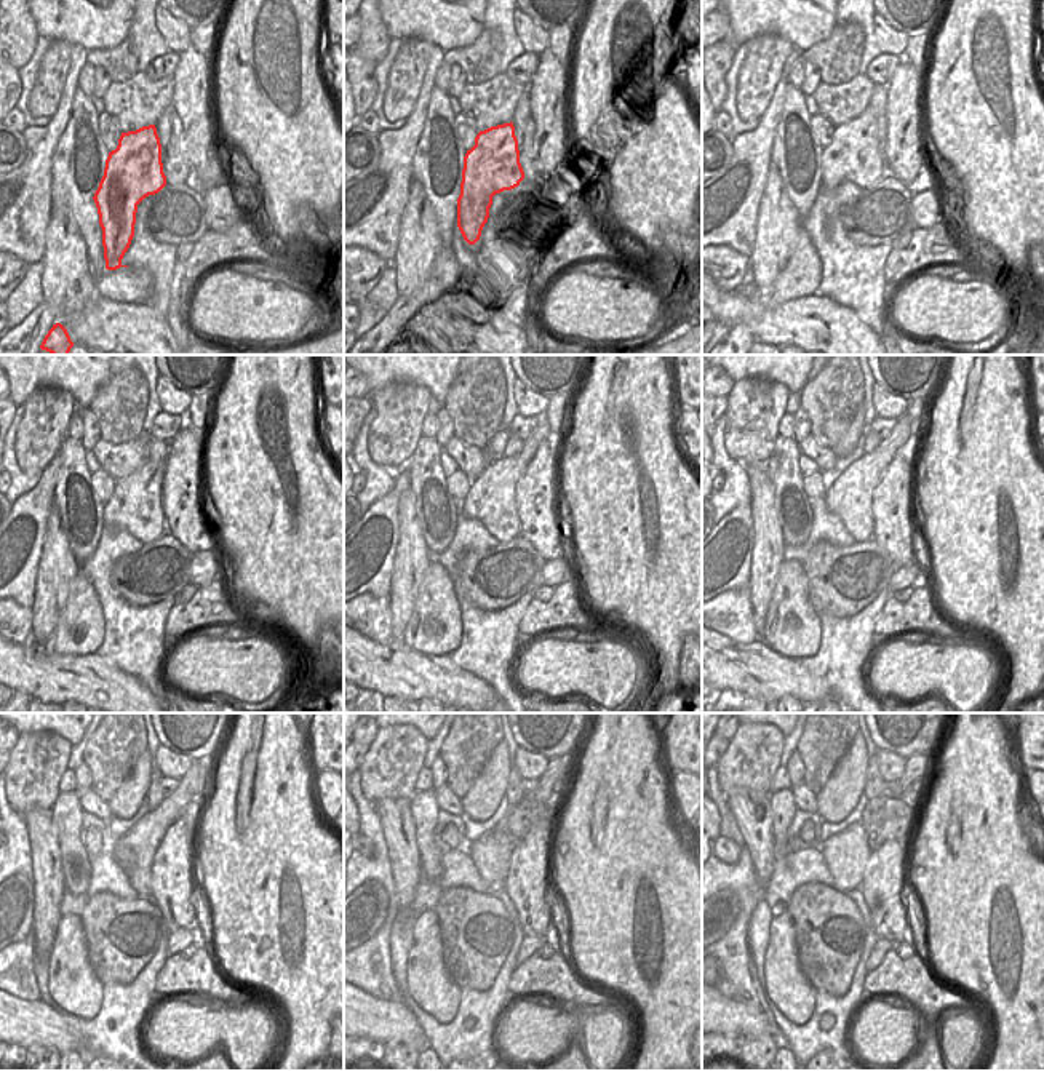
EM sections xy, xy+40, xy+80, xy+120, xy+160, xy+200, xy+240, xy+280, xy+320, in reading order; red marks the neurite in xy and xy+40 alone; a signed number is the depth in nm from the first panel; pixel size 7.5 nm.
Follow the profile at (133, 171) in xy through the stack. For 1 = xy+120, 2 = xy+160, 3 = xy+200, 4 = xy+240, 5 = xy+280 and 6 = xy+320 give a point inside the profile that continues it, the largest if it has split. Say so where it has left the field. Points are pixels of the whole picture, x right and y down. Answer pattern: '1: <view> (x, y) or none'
1: xy+120 (135, 504)
2: xy+160 (491, 497)
3: xy+200 (849, 496)
4: xy+240 (135, 851)
5: xy+280 (558, 768)
6: xy+320 (918, 766)

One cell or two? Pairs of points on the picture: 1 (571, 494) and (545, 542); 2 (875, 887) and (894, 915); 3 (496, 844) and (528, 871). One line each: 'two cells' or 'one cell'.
1: two cells
2: one cell
3: two cells

